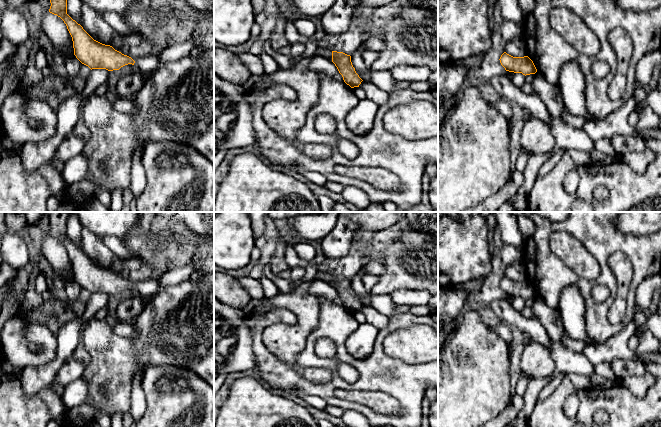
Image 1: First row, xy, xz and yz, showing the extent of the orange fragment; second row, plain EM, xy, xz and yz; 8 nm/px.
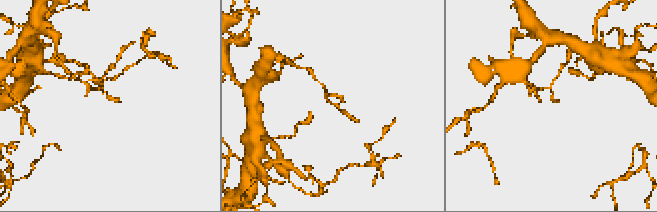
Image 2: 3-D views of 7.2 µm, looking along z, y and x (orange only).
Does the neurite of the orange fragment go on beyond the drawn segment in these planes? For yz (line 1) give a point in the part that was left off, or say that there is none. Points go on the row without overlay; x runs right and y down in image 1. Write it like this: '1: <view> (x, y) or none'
1: none

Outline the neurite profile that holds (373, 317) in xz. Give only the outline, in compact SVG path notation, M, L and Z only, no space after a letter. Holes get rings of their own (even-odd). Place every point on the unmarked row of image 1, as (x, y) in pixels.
M362 305L359 309L366 317L366 322L376 327L378 330L385 328L389 323L389 317L379 313L374 308Z

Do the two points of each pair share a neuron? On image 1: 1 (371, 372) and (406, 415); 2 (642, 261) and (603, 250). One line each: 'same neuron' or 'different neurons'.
1: same neuron
2: same neuron

